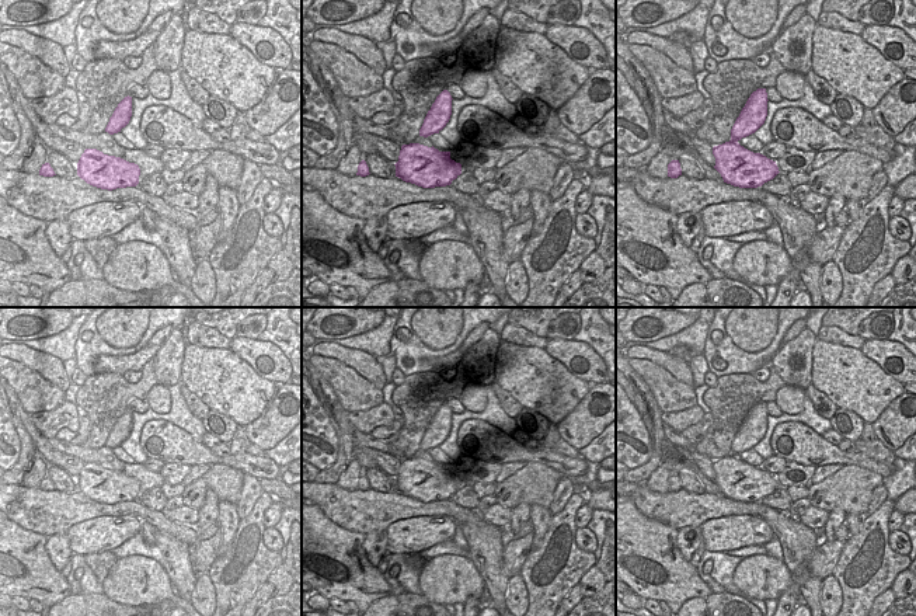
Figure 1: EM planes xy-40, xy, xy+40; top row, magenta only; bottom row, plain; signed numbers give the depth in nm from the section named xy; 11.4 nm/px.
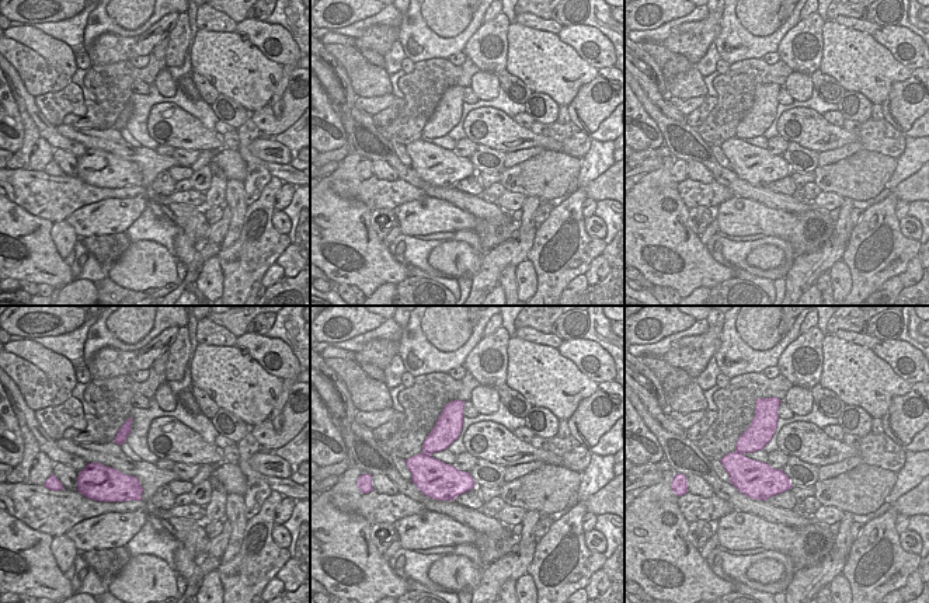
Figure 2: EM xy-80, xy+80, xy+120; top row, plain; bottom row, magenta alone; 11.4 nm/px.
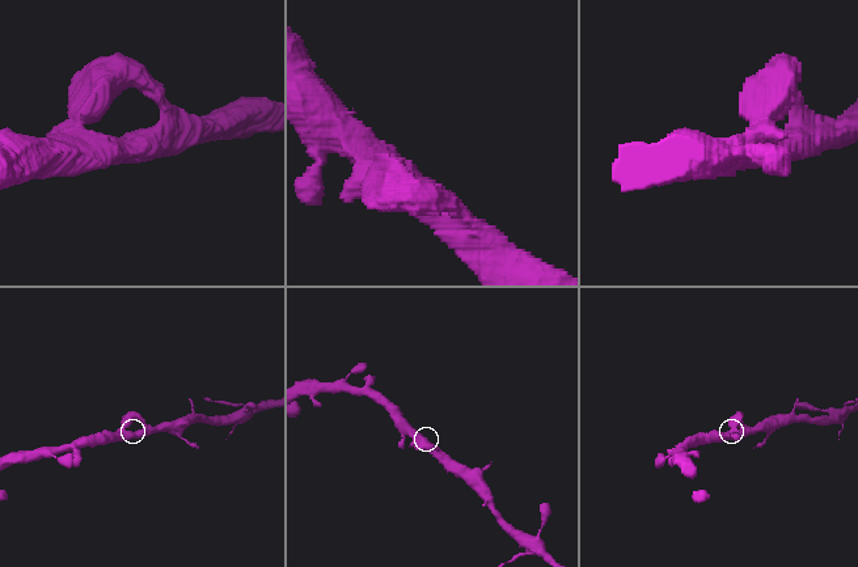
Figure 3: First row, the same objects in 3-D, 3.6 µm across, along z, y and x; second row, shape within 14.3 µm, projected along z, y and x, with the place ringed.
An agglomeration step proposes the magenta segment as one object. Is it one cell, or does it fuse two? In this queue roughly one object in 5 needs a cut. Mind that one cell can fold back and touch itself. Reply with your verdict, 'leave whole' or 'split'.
leave whole

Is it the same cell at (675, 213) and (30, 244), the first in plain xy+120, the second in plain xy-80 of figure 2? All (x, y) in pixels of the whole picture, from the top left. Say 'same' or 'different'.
same

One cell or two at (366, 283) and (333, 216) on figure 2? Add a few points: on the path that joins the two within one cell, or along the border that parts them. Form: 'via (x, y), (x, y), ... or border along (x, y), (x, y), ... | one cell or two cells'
via (368, 267), (365, 255), (343, 233) | one cell

